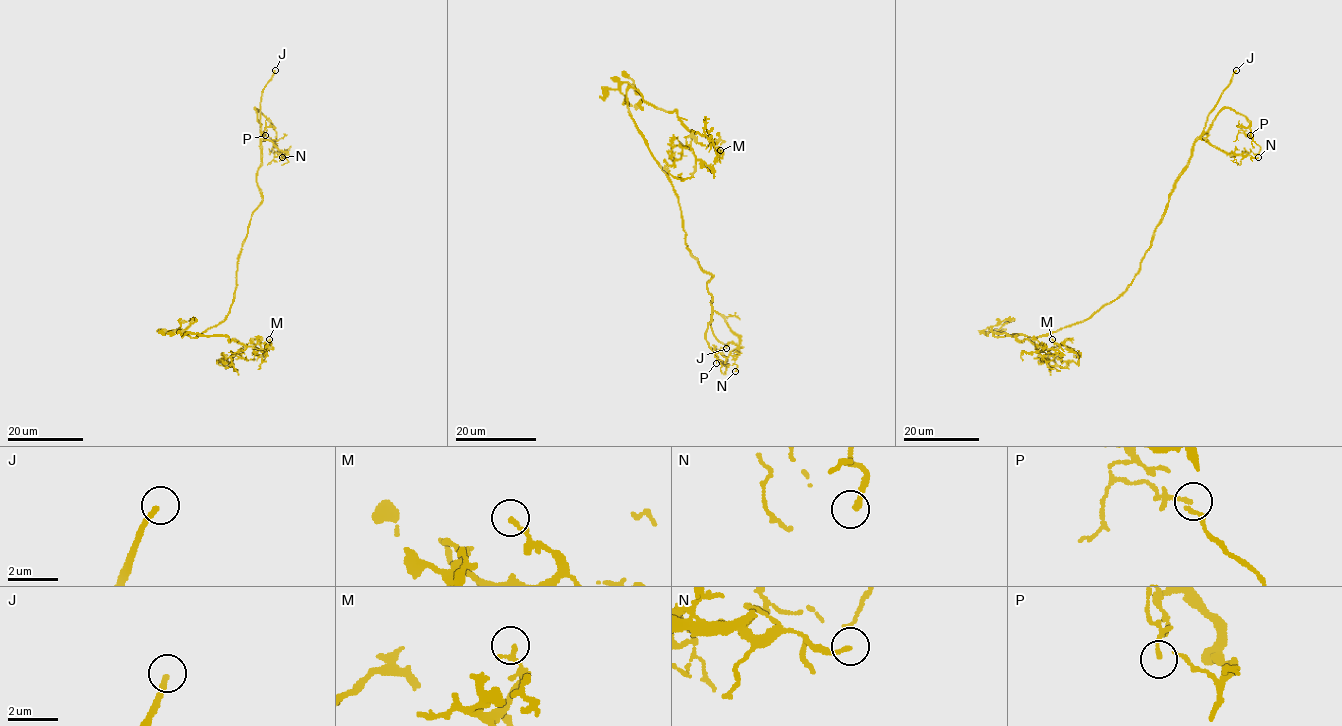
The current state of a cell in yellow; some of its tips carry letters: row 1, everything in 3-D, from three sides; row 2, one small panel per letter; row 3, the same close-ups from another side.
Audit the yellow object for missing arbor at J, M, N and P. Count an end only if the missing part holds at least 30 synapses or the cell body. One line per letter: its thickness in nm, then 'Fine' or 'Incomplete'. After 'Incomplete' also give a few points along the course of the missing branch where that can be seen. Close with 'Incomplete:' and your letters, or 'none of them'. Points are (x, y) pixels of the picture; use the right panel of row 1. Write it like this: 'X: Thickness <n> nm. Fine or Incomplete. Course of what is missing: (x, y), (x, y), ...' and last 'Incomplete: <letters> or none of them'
J: Thickness 200 nm. Incomplete. Course of what is missing: (1236, 70), (1256, 52), (1265, 38), (1267, 20), (1284, 4), (1295, 10)
M: Thickness 130 nm. Fine
N: Thickness 190 nm. Fine
P: Thickness 90 nm. Fine
Incomplete: J

